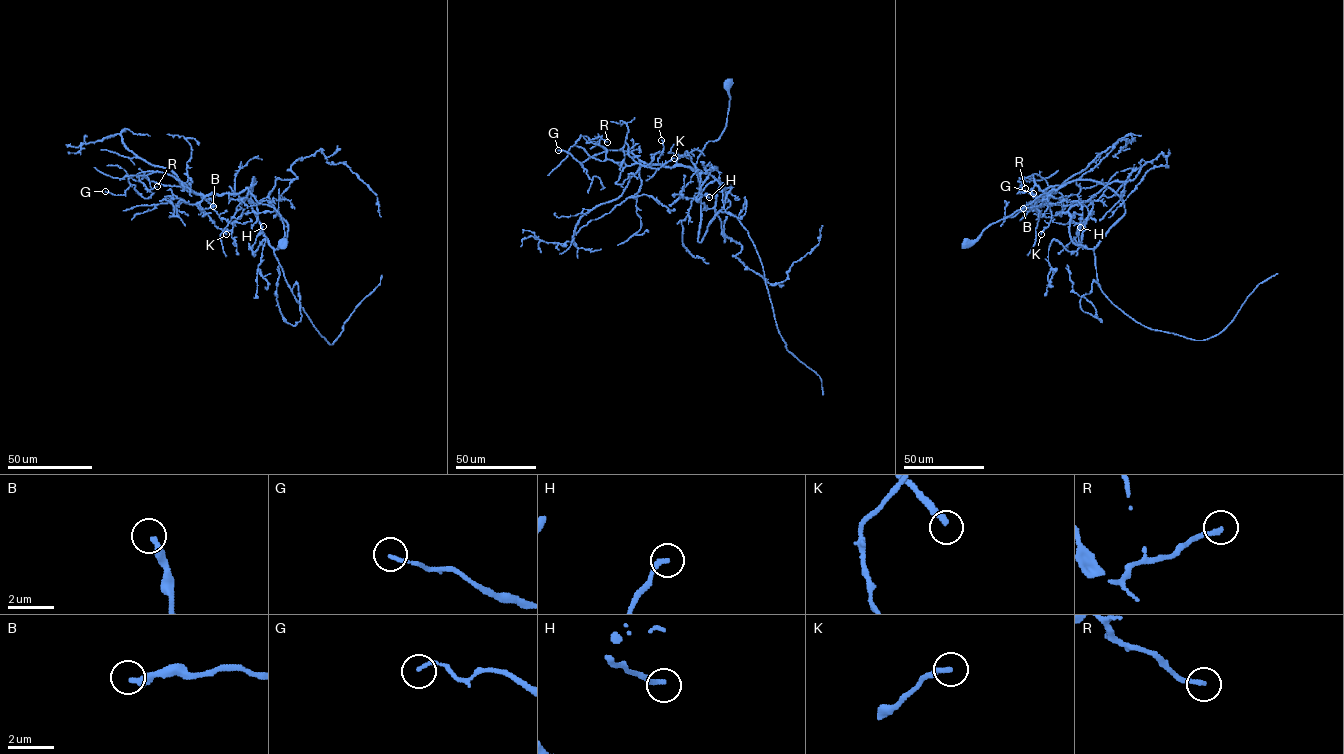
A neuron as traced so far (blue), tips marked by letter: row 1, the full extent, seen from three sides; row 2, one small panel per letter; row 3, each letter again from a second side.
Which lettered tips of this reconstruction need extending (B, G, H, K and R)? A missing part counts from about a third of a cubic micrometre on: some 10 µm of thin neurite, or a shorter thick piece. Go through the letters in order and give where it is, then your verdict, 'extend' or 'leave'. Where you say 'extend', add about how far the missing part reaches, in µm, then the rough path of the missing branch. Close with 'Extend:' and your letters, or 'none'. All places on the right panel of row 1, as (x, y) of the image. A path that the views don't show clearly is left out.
B: place (1023, 208); leave
G: place (1033, 193); leave
H: place (1080, 227); leave
K: place (1041, 234); leave
R: place (1025, 188); leave
Extend: none

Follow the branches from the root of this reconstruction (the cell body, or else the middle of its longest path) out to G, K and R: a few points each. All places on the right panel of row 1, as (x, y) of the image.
G: (965, 242), (1051, 190), (1050, 196), (1035, 184), (1037, 174), (1048, 187), (1043, 197), (1033, 193)
K: (965, 242), (975, 241), (991, 224), (1051, 190), (1047, 196), (1051, 220), (1041, 234)
R: (965, 242), (975, 241), (991, 224), (1051, 192), (1047, 197), (1032, 174), (1023, 179), (1020, 192), (1025, 188)

